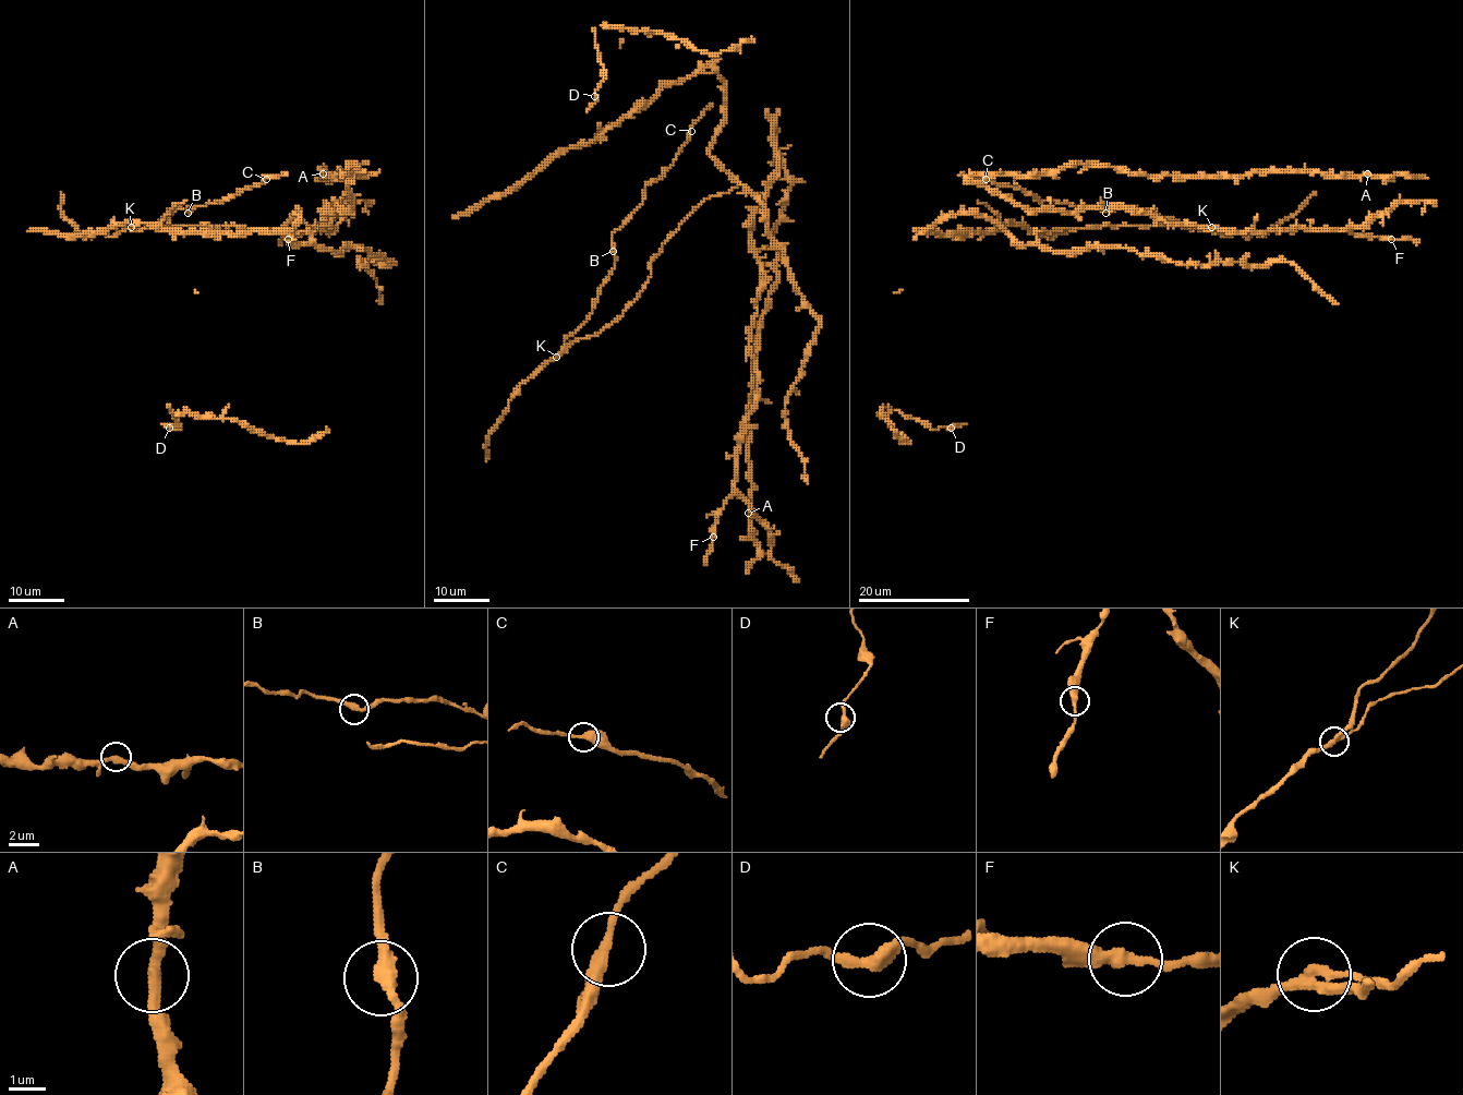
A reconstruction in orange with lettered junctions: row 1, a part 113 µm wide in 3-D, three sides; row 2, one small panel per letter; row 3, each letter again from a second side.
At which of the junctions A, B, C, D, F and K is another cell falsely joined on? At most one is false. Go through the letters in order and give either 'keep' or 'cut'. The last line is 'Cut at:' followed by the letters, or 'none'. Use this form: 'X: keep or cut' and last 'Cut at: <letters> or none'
A: keep
B: keep
C: keep
D: keep
F: keep
K: cut
Cut at: K

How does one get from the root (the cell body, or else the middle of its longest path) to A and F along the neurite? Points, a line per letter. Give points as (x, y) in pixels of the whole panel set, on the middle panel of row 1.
A: (746, 207), (761, 205), (776, 168), (774, 128), (790, 188), (774, 235), (777, 286), (754, 356), (748, 513)
F: (746, 207), (752, 212), (752, 251), (761, 275), (749, 344), (757, 408), (738, 447), (736, 490), (713, 537)

